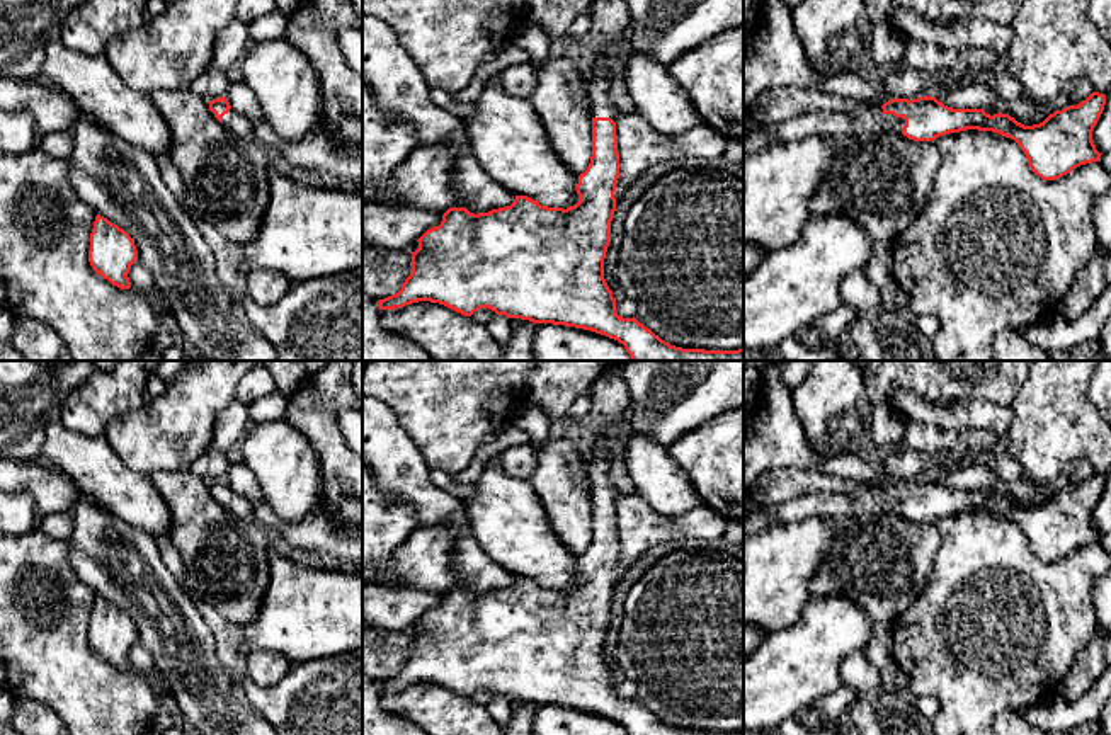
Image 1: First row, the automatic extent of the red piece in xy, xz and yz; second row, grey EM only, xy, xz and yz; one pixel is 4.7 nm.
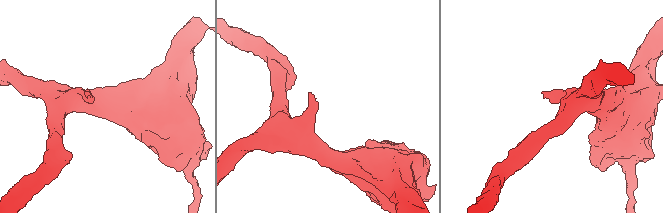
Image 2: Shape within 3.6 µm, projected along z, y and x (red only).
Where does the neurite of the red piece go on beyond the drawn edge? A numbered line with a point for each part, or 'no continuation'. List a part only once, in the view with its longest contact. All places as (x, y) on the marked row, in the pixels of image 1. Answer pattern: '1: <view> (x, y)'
1: yz (871, 119)

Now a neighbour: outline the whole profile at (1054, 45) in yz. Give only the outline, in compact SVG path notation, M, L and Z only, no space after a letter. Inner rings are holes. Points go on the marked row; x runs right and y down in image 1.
M1026 0L1012 20L1014 36L1002 61L1019 83L1023 99L1051 102L1080 80L1089 78L1094 92L1111 88L1111 43L1089 19L1091 0Z

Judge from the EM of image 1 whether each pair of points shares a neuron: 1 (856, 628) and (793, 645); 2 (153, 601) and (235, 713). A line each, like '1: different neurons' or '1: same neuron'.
1: same neuron
2: same neuron

